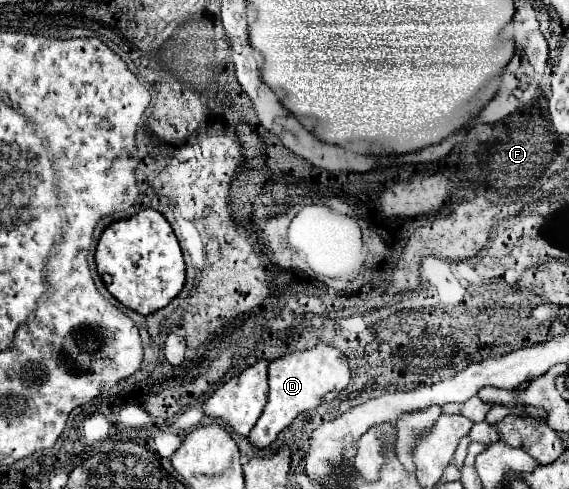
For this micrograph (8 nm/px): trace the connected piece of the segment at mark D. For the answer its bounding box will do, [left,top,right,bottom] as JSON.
[249,344,351,448]

